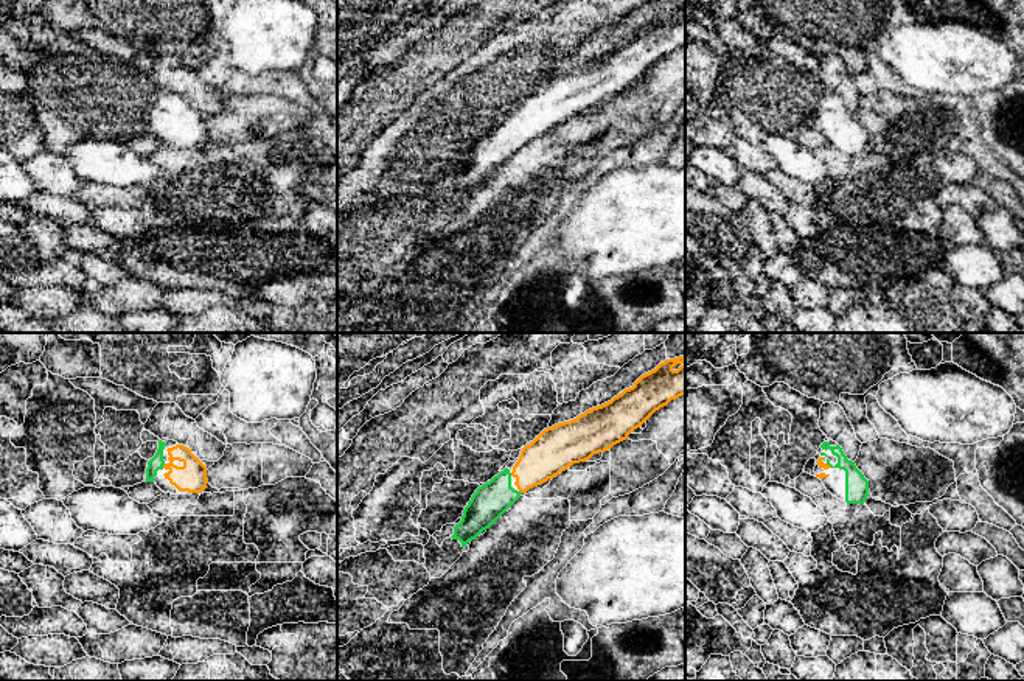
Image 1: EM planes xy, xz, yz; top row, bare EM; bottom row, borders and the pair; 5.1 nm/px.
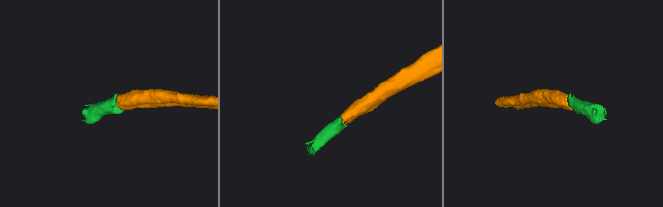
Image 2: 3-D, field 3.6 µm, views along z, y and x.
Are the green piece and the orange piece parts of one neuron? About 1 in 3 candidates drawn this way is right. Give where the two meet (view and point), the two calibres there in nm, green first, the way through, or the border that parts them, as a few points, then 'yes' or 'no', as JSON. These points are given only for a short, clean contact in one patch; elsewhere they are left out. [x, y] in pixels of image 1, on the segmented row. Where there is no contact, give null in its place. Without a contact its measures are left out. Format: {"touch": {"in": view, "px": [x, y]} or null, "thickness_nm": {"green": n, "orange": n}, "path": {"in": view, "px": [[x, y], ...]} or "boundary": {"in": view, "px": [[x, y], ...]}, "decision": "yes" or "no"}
{"touch": {"in": "xy", "px": [163, 464]}, "thickness_nm": {"green": 70, "orange": 150}, "path": {"in": "xy", "px": [[157, 462], [163, 464], [182, 478], [191, 478]]}, "decision": "yes"}

